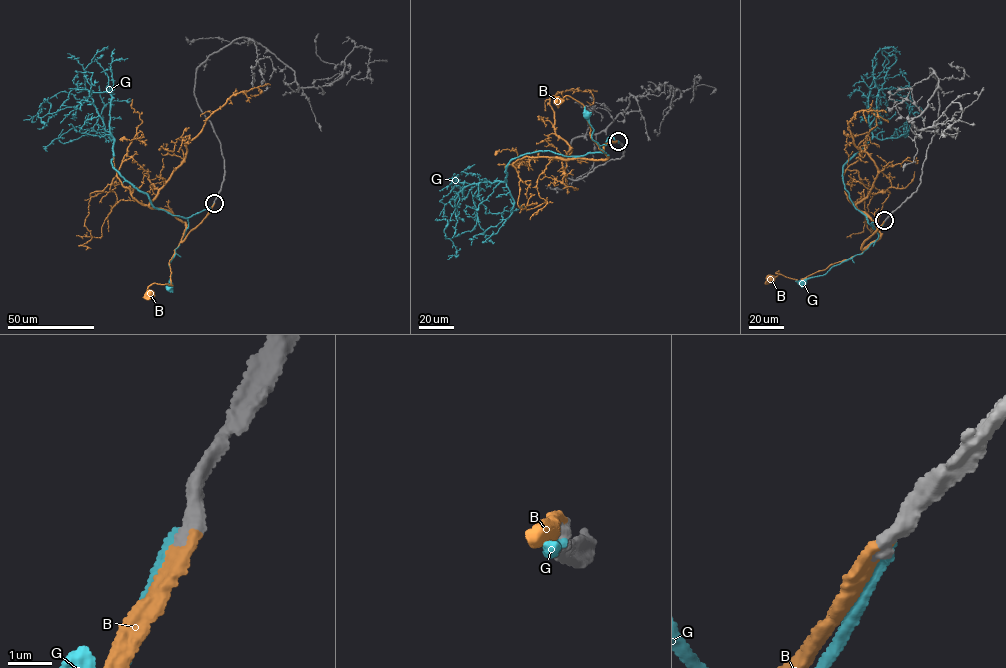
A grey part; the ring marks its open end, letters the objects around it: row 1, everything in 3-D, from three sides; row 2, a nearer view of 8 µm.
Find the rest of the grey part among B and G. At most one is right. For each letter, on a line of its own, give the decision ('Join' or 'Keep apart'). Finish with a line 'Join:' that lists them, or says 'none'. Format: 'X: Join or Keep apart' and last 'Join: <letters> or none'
B: Join
G: Keep apart
Join: B

